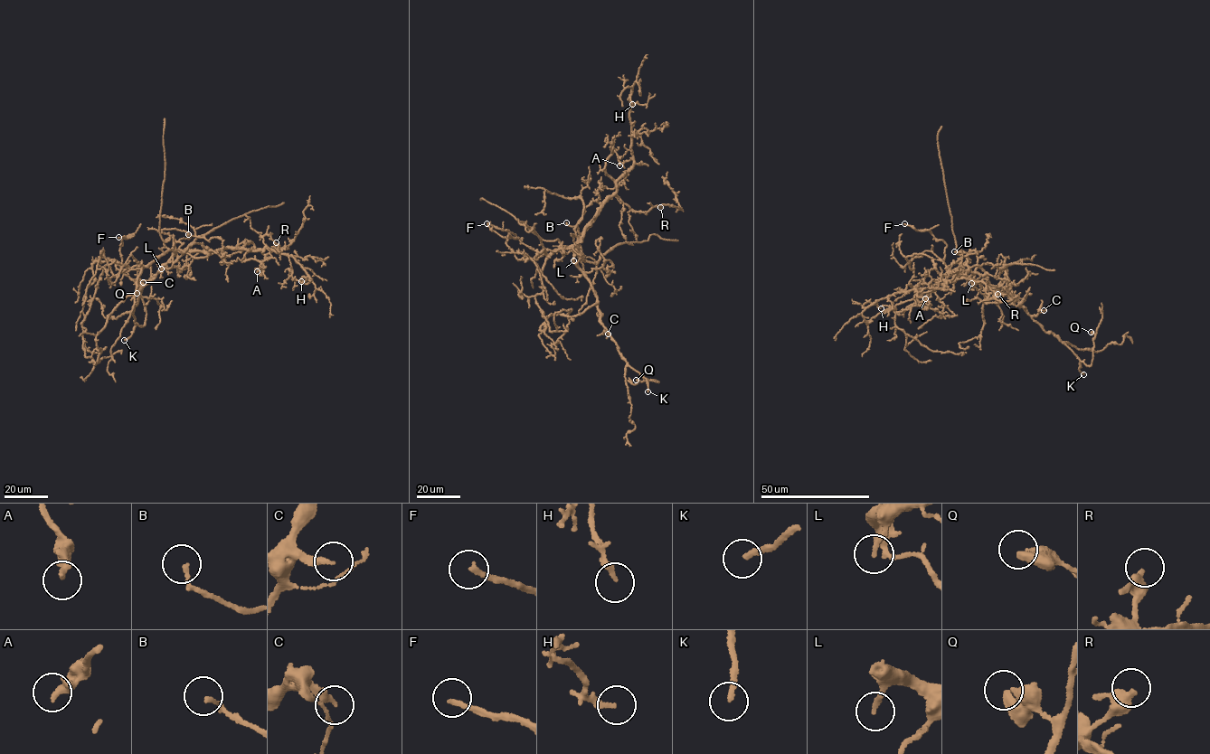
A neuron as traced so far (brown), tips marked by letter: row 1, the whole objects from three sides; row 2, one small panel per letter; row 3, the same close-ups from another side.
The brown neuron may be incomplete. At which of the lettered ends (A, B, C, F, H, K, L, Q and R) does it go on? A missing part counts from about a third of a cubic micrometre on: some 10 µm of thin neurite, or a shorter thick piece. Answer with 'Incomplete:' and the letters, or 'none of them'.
Incomplete: A, B, F, L

